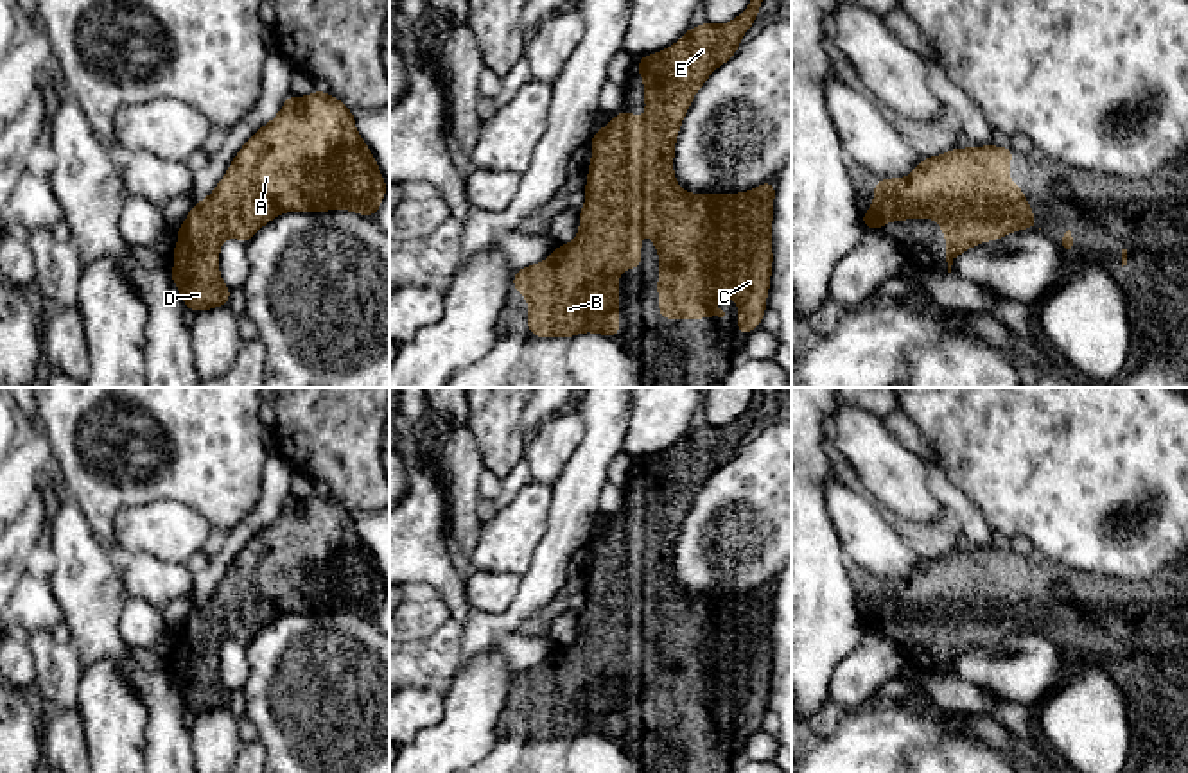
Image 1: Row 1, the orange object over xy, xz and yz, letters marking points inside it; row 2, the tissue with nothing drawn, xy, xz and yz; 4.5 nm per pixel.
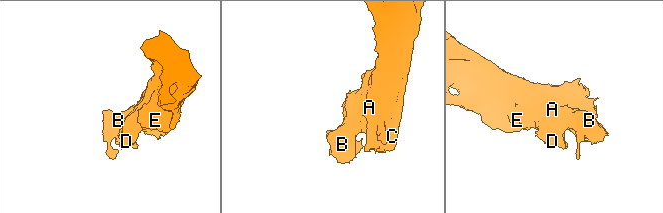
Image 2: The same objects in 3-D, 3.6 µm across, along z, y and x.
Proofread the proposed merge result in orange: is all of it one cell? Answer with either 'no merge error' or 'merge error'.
no merge error

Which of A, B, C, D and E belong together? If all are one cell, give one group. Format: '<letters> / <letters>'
A B C D E

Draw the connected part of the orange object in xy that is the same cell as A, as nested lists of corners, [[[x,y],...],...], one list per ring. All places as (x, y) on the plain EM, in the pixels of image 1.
[[[318,491],[307,499],[289,497],[280,515],[262,527],[235,556],[215,592],[196,604],[176,633],[179,644],[170,651],[178,665],[169,673],[187,710],[194,714],[228,707],[230,689],[219,678],[219,651],[224,640],[249,644],[255,635],[284,613],[352,612],[373,619],[388,594],[370,549],[355,531],[354,515],[336,499]]]

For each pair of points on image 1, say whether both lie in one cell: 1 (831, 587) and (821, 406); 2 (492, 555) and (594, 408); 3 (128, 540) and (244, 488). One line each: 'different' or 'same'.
1: same
2: different
3: different

